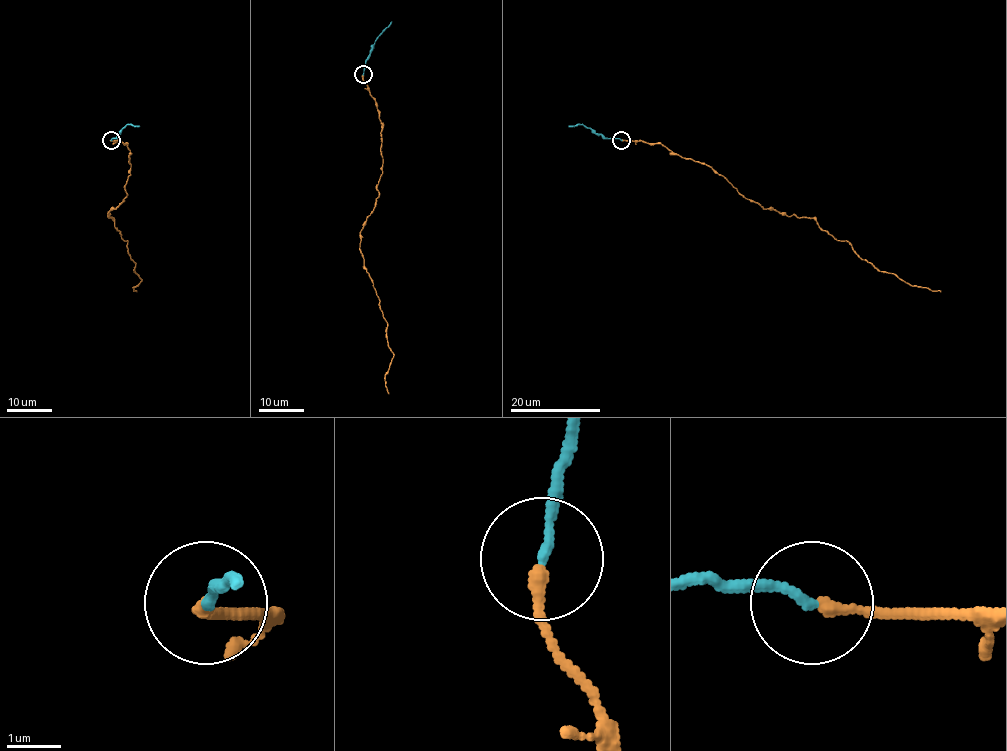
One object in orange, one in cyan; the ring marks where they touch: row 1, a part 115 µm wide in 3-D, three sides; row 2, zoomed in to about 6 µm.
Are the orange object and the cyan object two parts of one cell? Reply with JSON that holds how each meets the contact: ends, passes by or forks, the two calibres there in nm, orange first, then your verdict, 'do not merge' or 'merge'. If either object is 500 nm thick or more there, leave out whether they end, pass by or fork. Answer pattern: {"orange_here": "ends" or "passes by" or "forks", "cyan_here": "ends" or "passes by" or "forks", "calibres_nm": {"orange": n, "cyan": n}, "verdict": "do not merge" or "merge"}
{"orange_here": "ends", "cyan_here": "ends", "calibres_nm": {"orange": 220, "cyan": 160}, "verdict": "merge"}

